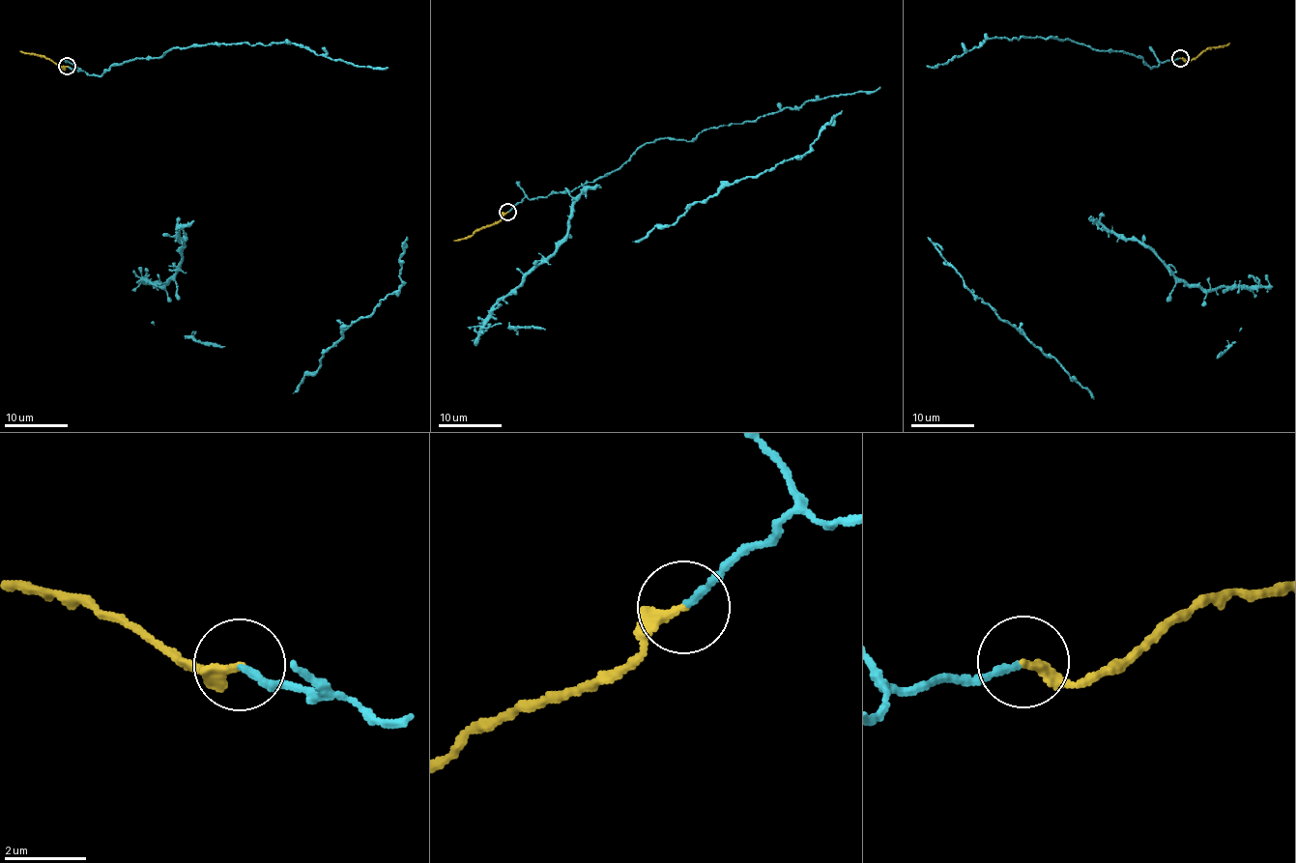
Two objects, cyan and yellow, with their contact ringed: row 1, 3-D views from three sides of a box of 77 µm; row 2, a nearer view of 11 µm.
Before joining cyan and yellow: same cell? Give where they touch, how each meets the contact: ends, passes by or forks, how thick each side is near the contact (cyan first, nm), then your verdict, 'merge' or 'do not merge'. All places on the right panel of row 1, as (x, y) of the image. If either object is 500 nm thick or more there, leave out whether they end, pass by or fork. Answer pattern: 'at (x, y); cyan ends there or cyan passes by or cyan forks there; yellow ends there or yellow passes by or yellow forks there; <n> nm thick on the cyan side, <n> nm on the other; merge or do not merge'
at (1180, 58); cyan ends there; yellow ends there; 170 nm thick on the cyan side, 240 nm on the other; merge

